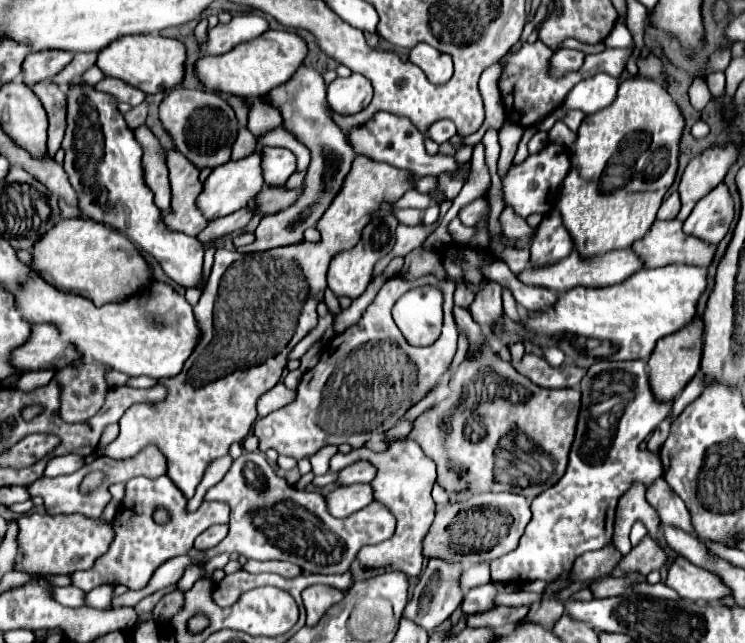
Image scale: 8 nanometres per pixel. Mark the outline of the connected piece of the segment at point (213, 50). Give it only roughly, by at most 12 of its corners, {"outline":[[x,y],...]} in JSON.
{"outline":[[234,16],[208,30],[202,50],[226,54],[234,46],[262,36],[266,18]]}

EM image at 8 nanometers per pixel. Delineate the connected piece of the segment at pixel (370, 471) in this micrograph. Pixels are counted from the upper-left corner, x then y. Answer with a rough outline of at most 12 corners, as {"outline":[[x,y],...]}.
{"outline":[[358,460],[340,470],[338,484],[364,484],[376,476],[376,466]]}

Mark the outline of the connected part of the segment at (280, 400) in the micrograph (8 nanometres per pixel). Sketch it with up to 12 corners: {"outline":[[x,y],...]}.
{"outline":[[282,382],[260,396],[258,416],[290,404],[294,392]]}

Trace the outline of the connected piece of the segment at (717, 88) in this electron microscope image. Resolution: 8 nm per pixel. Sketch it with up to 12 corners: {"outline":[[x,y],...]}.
{"outline":[[721,71],[706,77],[713,97],[723,92],[724,80]]}

